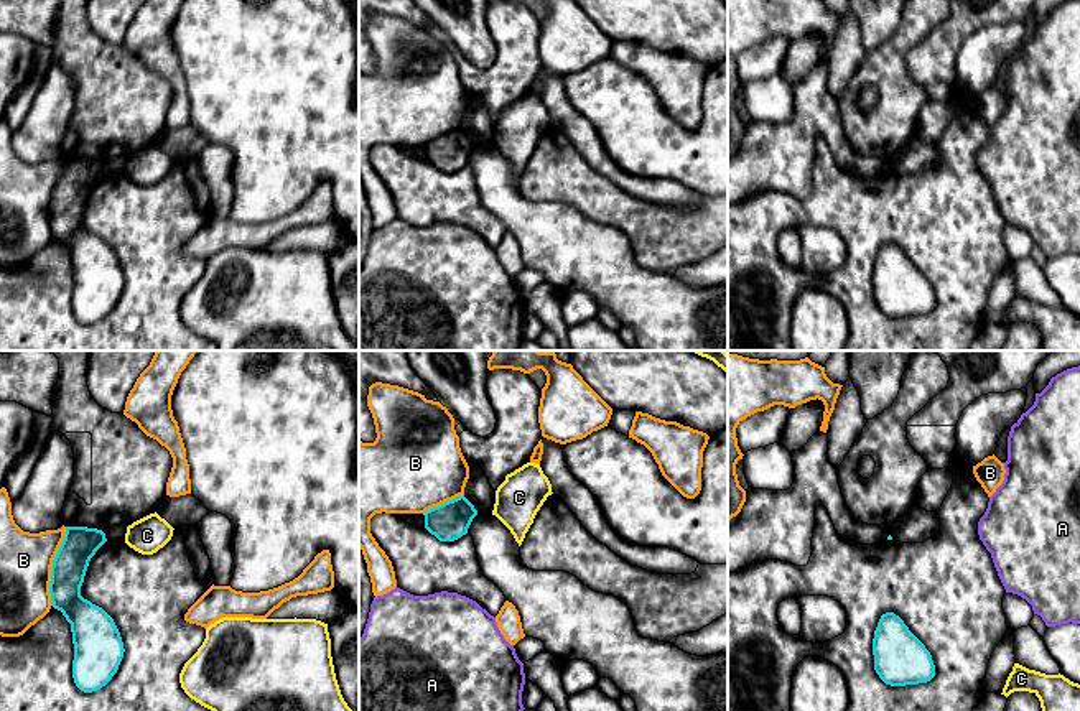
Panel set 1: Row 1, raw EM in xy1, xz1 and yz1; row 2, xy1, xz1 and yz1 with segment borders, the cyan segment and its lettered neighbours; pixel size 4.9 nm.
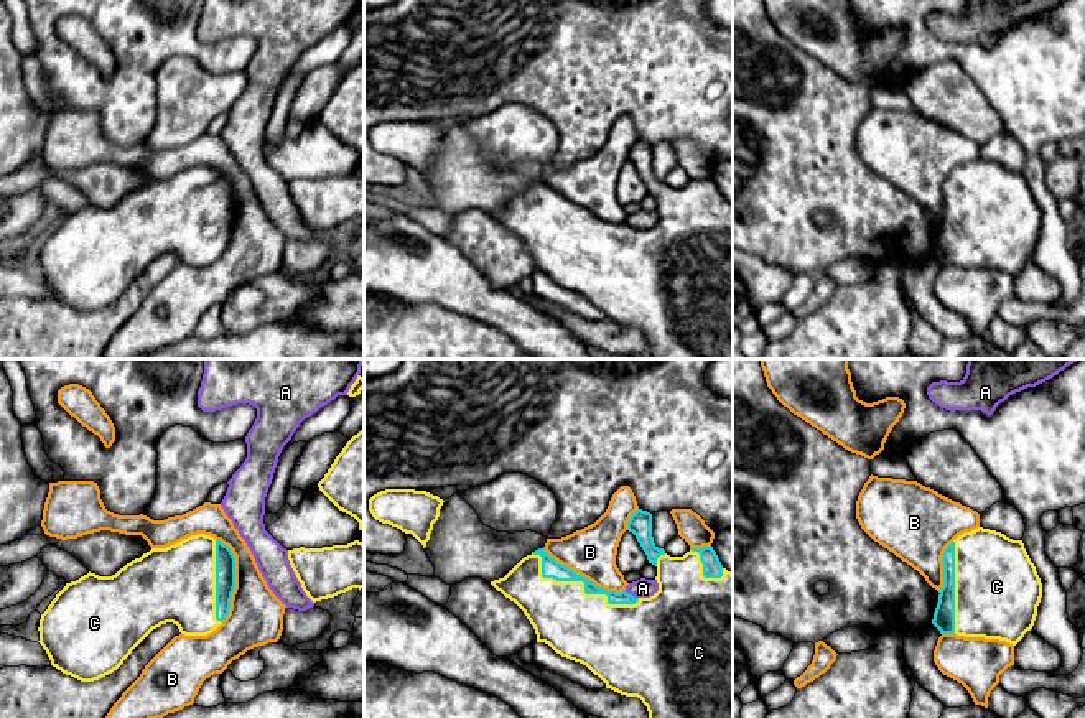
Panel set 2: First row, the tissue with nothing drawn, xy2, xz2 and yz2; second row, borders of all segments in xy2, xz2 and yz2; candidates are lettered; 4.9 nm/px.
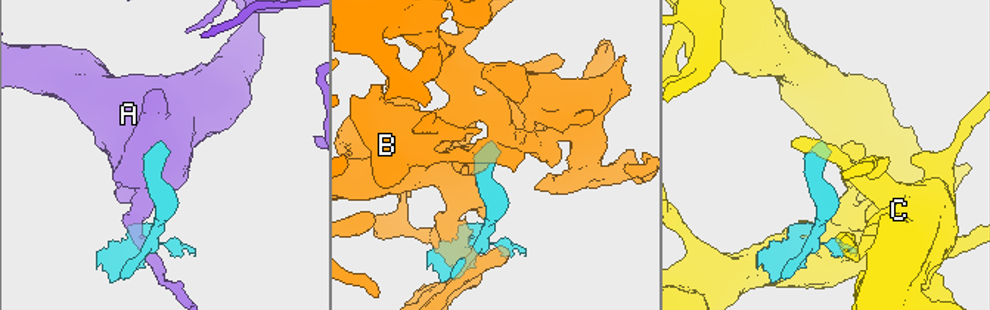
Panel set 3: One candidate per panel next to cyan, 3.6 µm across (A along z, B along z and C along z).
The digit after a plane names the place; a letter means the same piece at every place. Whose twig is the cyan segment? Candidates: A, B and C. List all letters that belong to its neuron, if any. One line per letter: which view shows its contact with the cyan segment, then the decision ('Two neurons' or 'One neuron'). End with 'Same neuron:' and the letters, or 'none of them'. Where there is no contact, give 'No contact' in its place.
A: Touches cyan in xz2. Two neurons
B: Touches cyan in xy2. One neuron
C: Touches cyan in xz2. Two neurons
Same neuron: B

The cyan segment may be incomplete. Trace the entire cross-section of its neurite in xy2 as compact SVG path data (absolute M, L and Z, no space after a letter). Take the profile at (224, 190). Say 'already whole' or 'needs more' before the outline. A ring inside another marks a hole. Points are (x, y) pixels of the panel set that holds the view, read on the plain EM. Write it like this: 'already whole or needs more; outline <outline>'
already whole; outline M216 171L216 250L224 252L231 240L235 219L235 188L221 171Z

